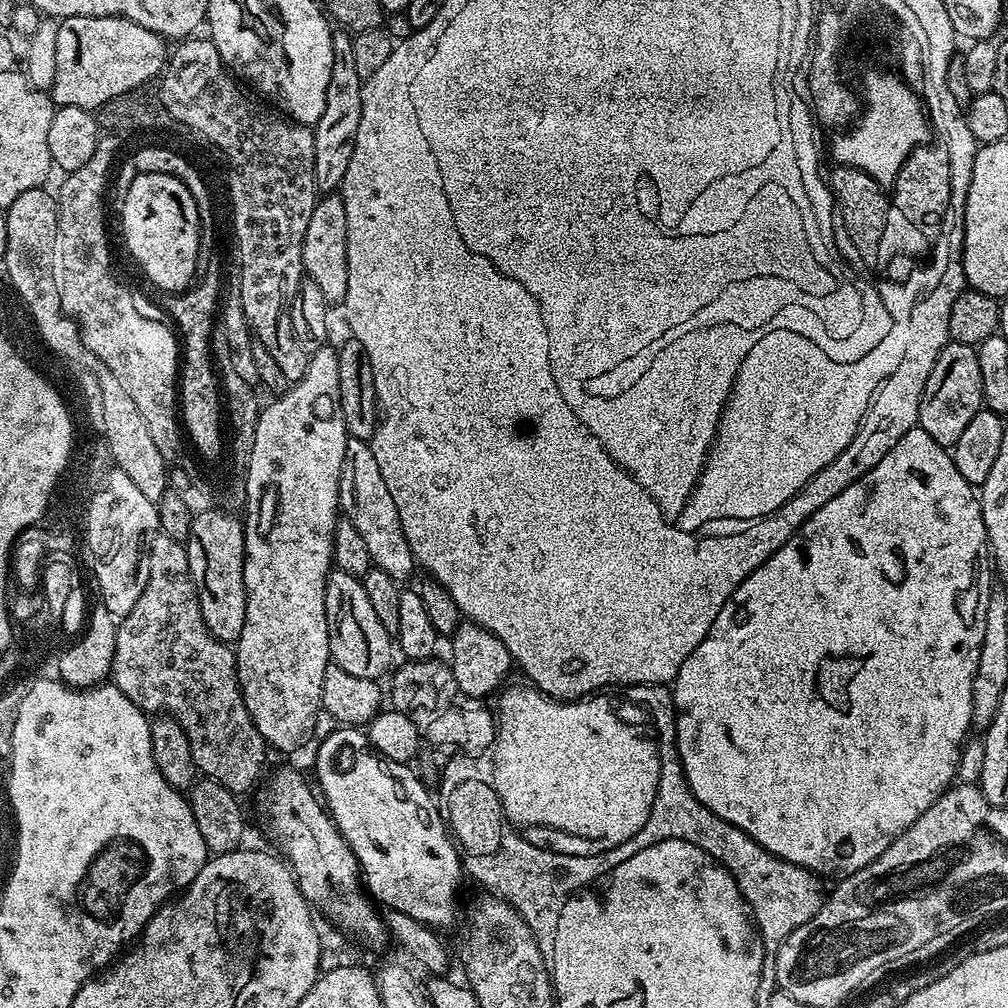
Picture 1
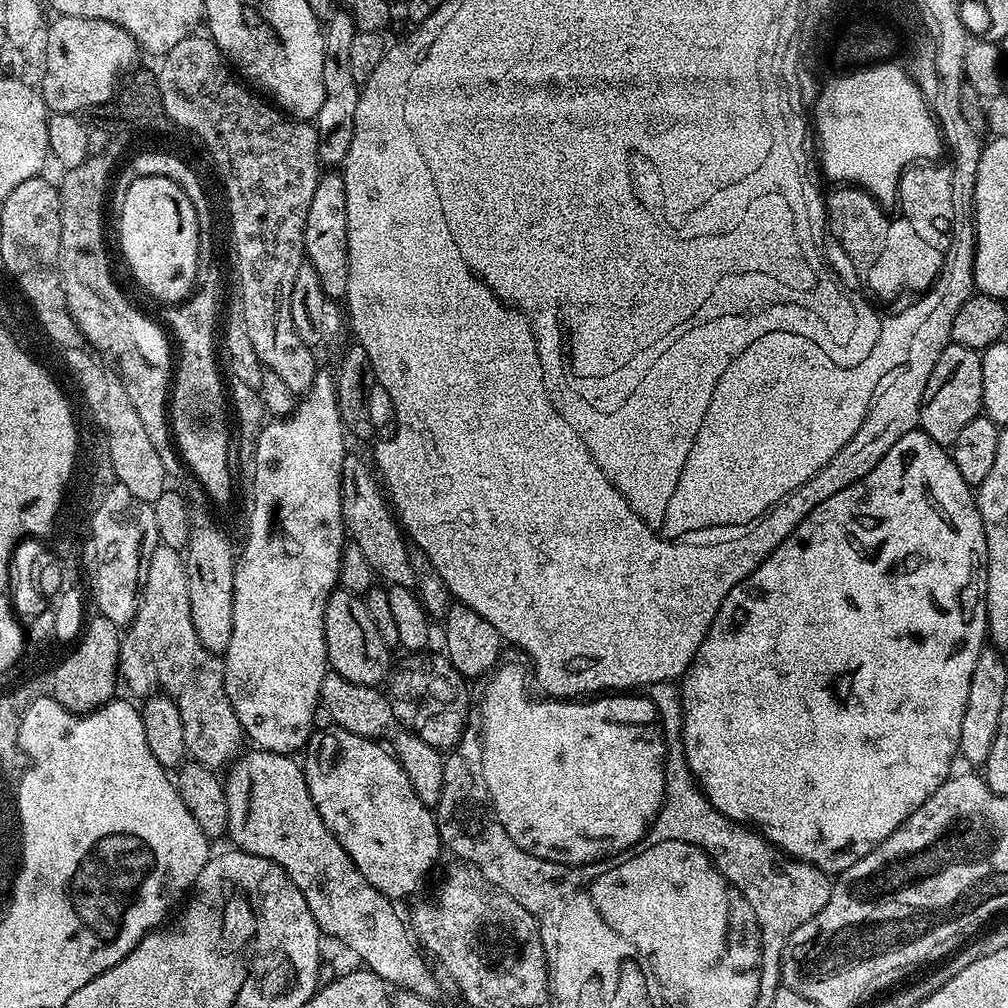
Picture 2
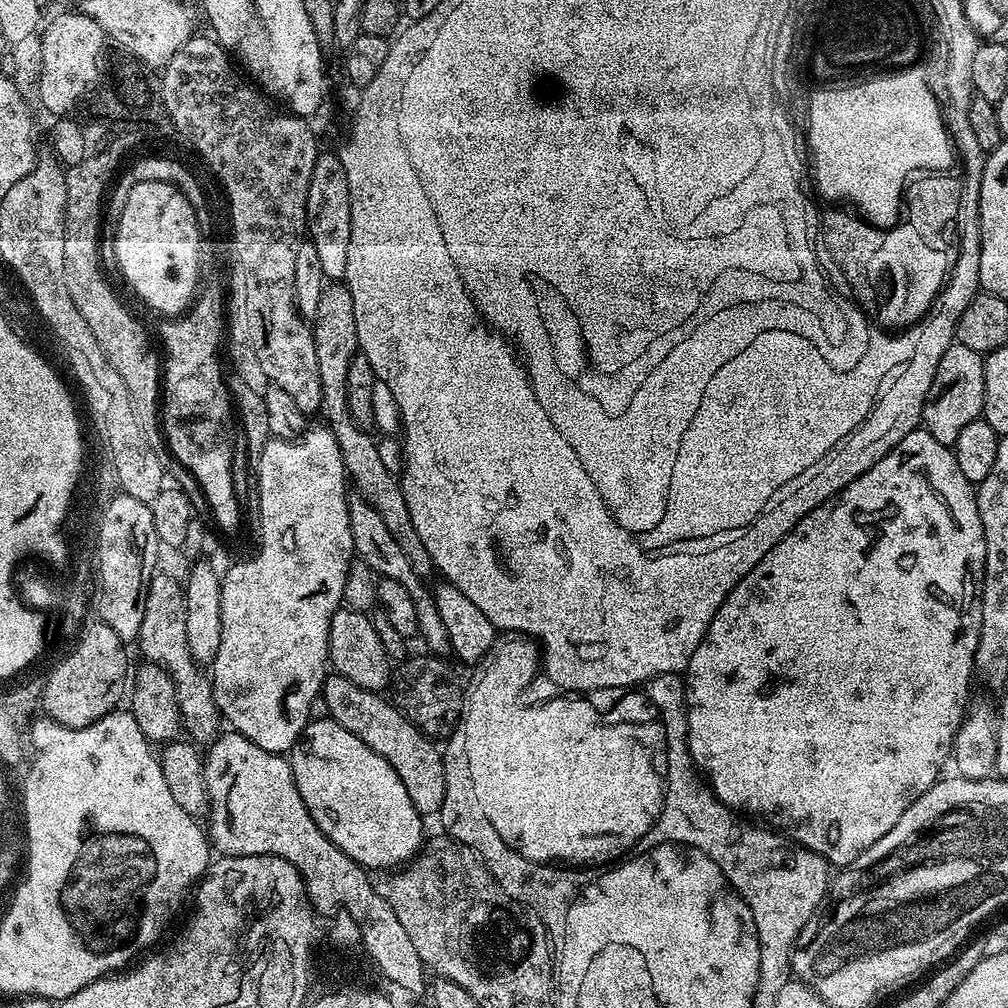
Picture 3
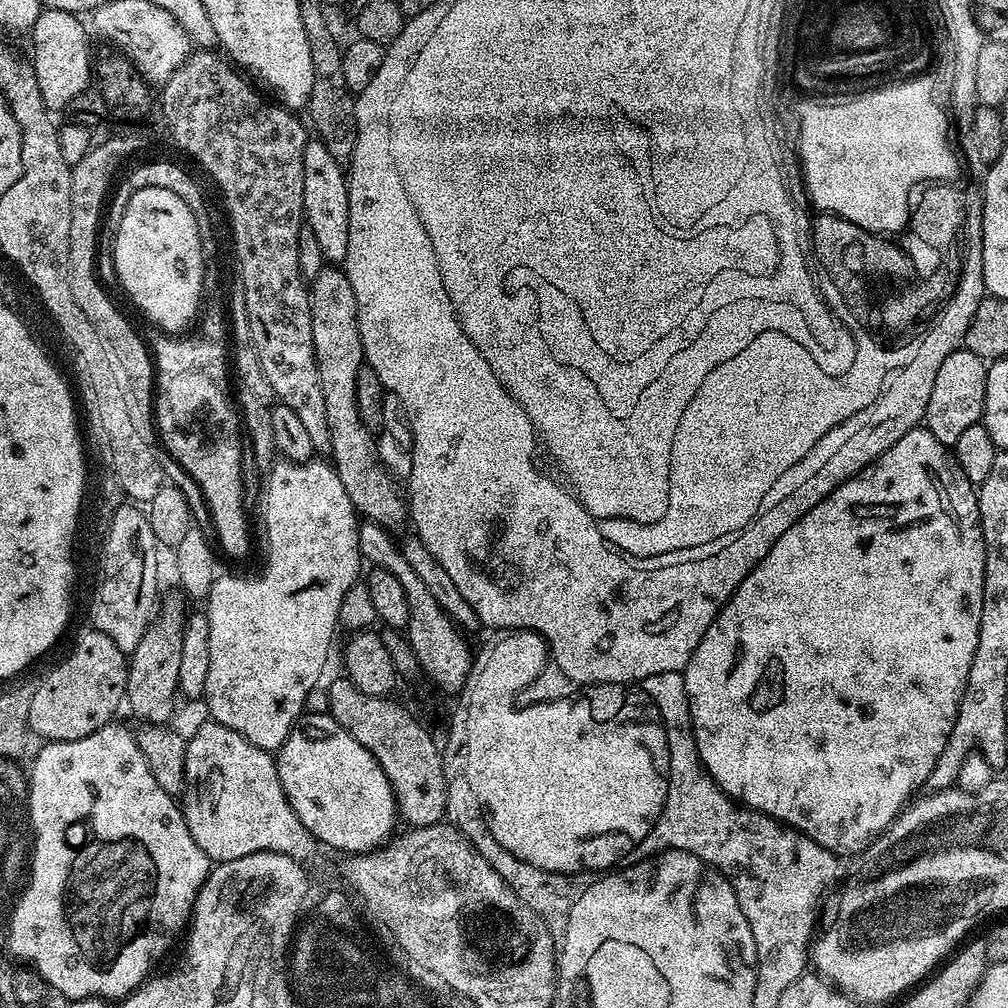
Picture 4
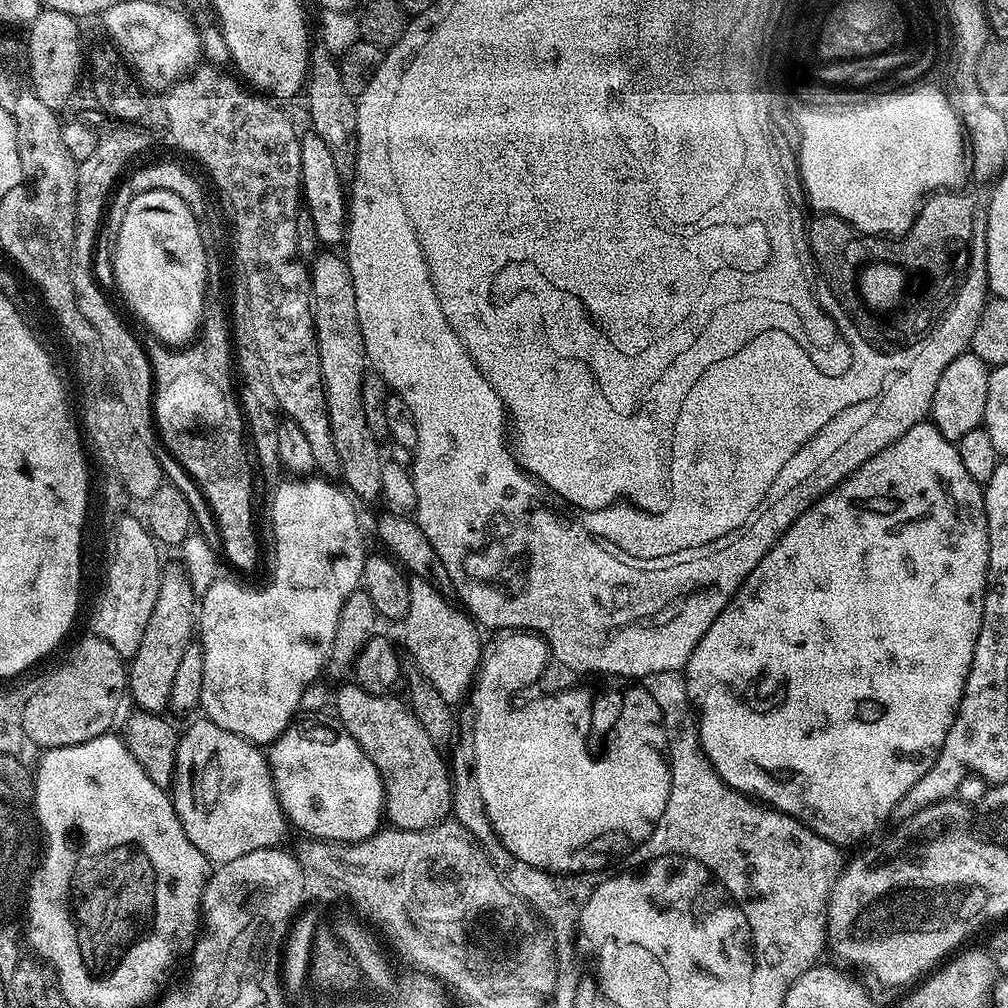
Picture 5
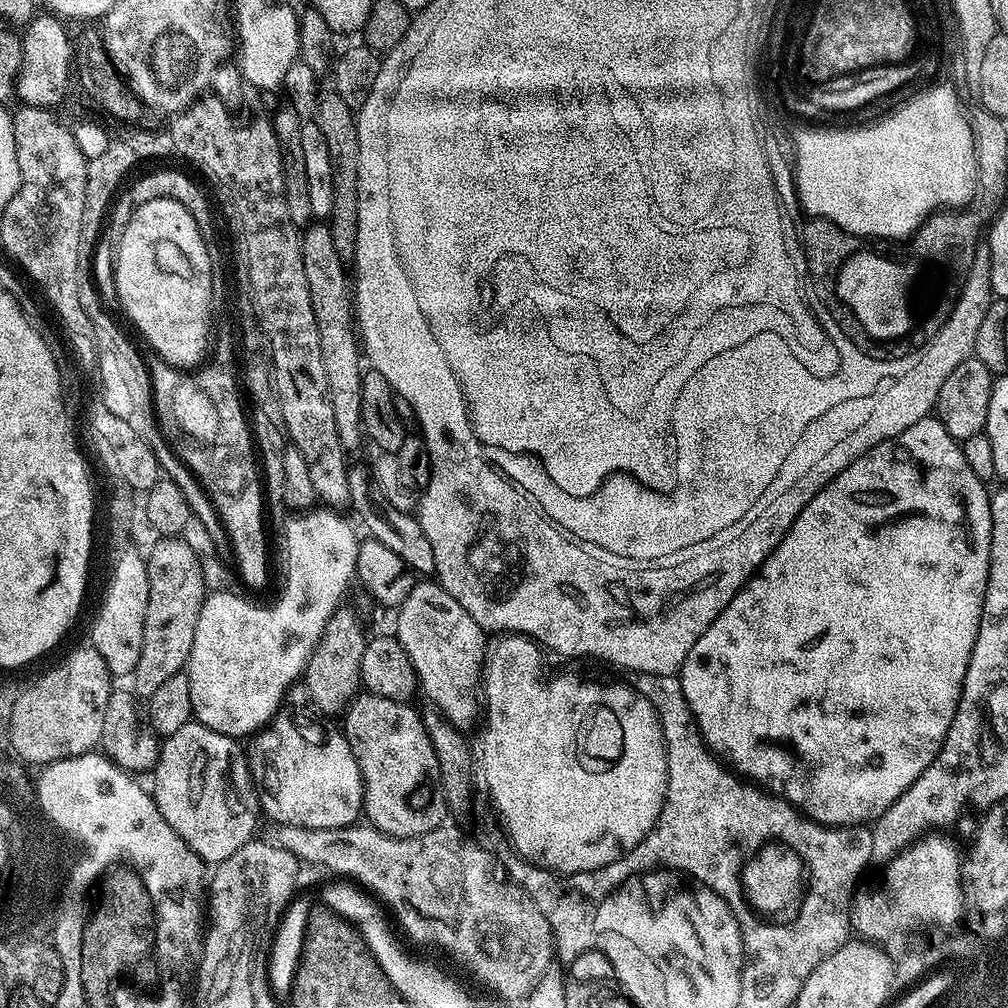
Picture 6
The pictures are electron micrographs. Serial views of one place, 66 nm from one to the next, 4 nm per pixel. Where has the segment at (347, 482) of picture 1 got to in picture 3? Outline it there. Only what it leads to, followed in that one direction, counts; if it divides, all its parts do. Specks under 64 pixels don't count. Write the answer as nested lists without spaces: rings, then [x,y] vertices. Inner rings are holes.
[[[352,494],[348,497],[348,513],[350,514],[350,534],[354,538],[356,547],[355,555],[366,566],[370,566],[376,572],[377,577],[402,582],[406,590],[410,590],[410,598],[416,600],[418,606],[418,636],[424,639],[424,644],[429,653],[444,654],[449,651],[448,639],[446,638],[446,626],[442,626],[442,617],[438,615],[438,606],[435,599],[426,589],[425,581],[414,574],[414,569],[410,567],[410,562],[406,554],[402,554],[402,546],[394,542],[394,534],[390,534],[390,529],[386,527],[386,522],[382,522],[382,514],[374,510],[365,502],[363,496]]]

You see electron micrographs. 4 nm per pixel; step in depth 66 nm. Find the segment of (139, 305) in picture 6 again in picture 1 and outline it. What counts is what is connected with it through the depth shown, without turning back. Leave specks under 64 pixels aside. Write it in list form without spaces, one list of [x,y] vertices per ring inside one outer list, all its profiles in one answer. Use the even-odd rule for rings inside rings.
[[[143,172],[134,177],[130,182],[129,190],[122,198],[124,204],[120,208],[120,220],[124,223],[124,244],[128,247],[128,252],[134,259],[140,263],[140,268],[144,271],[144,276],[156,288],[161,288],[161,293],[171,294],[173,292],[183,292],[193,283],[193,277],[196,274],[196,255],[200,244],[200,220],[198,218],[198,206],[194,206],[194,198],[190,194],[190,190],[186,190],[186,186],[182,186],[182,182],[178,178],[174,178],[165,172]]]

